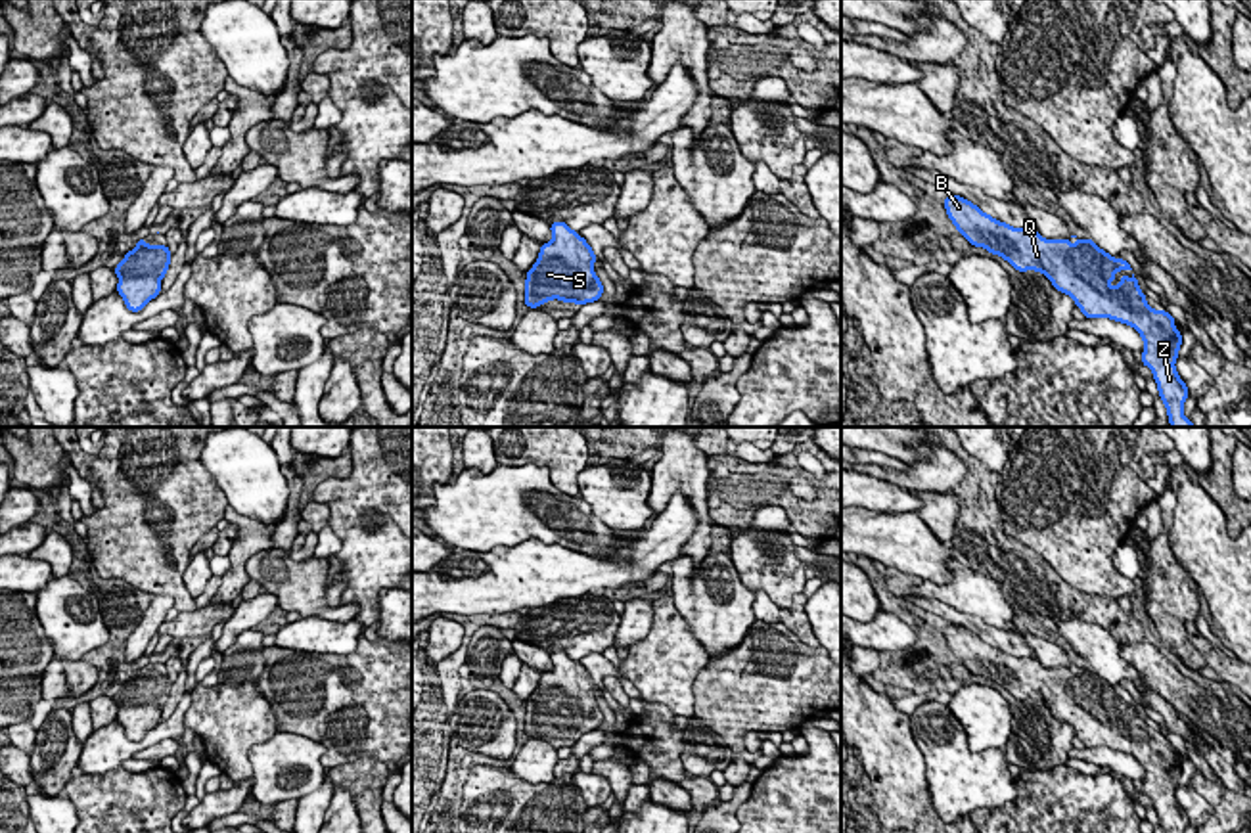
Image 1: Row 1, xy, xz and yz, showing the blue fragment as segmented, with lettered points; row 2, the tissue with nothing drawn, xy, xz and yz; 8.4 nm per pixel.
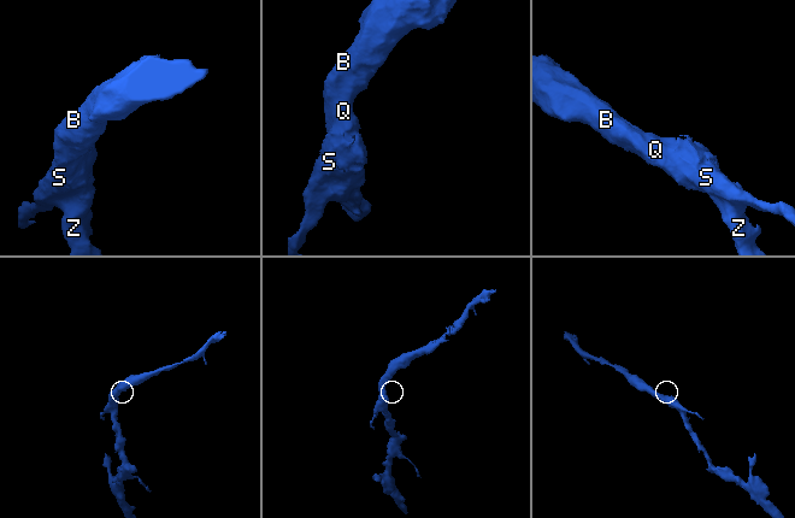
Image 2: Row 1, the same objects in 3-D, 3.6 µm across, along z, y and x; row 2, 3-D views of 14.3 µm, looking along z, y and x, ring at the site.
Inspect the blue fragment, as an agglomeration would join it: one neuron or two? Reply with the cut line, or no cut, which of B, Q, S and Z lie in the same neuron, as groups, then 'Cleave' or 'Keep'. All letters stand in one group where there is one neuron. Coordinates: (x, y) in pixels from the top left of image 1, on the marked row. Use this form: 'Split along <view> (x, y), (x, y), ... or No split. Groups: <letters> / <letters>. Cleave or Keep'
No split. Groups: B Q S Z. Keep

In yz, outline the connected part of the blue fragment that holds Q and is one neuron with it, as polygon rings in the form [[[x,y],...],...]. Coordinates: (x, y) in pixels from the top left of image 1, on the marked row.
[[[948,195],[943,203],[946,216],[973,247],[1002,257],[1019,272],[1042,272],[1075,301],[1084,318],[1132,326],[1144,339],[1142,364],[1153,373],[1171,427],[1195,427],[1184,416],[1190,393],[1174,368],[1182,345],[1174,318],[1146,303],[1134,274],[1123,274],[1117,287],[1109,285],[1117,270],[1132,270],[1126,260],[1111,257],[1088,237],[1071,236],[1077,239],[1073,247],[1069,239],[1046,239],[1033,228],[1013,228],[960,195]]]

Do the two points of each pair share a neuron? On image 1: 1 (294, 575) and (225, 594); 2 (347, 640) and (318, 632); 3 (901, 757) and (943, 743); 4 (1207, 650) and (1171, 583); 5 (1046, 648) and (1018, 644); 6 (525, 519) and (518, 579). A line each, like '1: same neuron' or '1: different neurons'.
1: different neurons
2: same neuron
3: different neurons
4: different neurons
5: different neurons
6: different neurons

